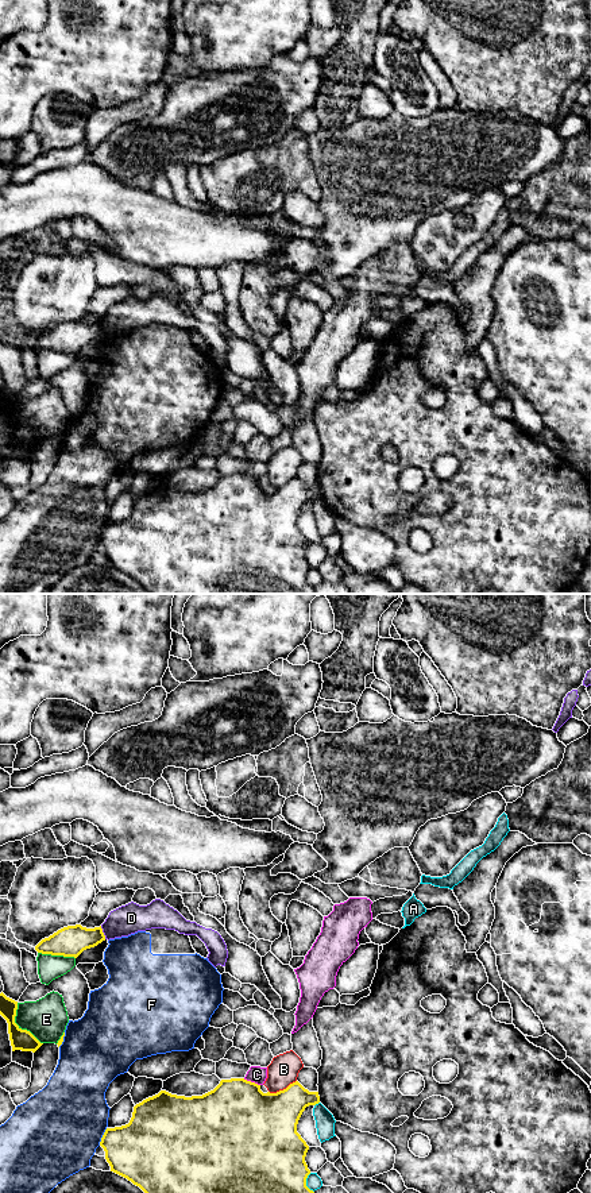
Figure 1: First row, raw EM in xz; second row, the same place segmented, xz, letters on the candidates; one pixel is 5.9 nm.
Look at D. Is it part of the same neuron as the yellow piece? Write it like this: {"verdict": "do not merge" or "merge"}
{"verdict": "do not merge"}

